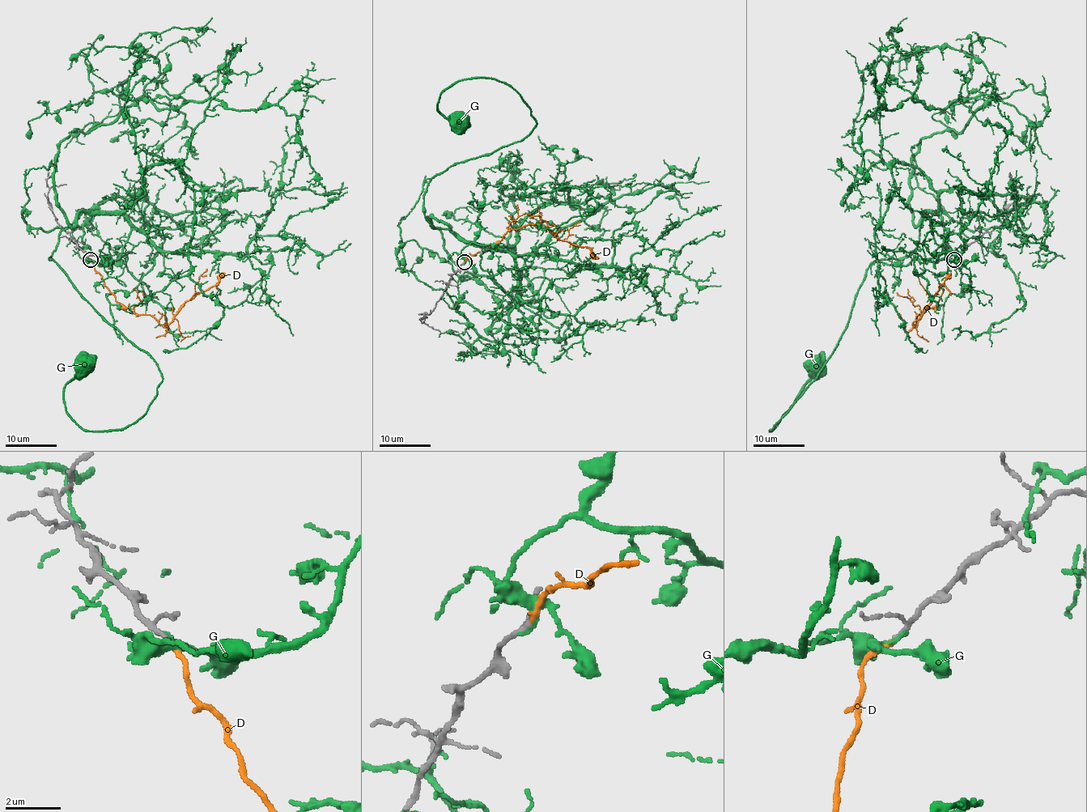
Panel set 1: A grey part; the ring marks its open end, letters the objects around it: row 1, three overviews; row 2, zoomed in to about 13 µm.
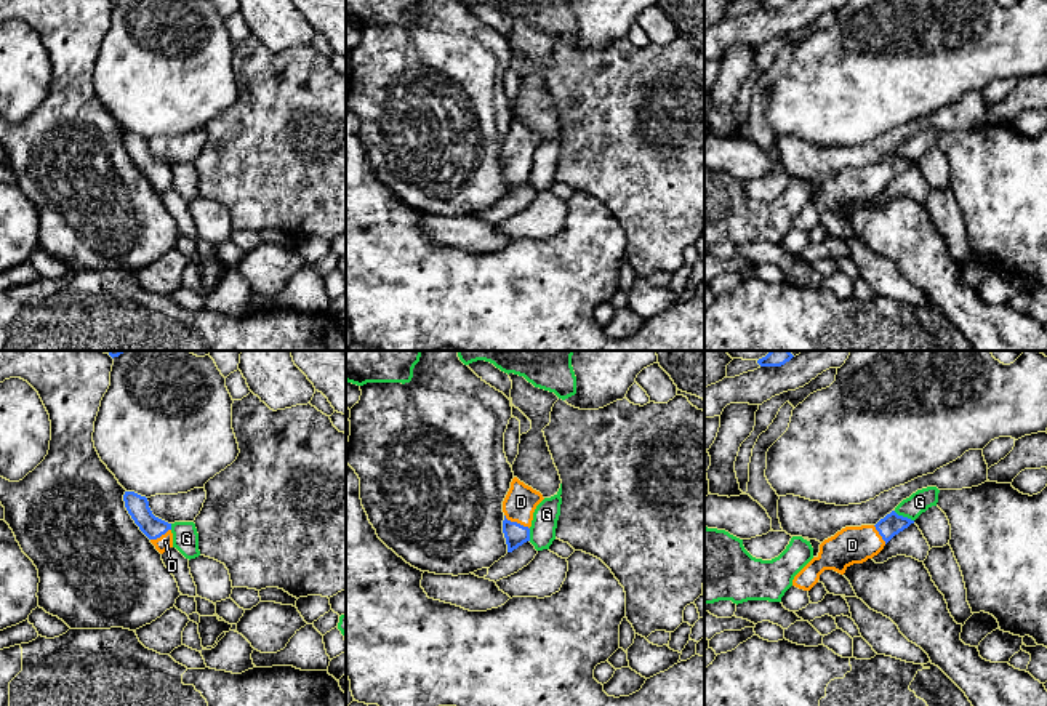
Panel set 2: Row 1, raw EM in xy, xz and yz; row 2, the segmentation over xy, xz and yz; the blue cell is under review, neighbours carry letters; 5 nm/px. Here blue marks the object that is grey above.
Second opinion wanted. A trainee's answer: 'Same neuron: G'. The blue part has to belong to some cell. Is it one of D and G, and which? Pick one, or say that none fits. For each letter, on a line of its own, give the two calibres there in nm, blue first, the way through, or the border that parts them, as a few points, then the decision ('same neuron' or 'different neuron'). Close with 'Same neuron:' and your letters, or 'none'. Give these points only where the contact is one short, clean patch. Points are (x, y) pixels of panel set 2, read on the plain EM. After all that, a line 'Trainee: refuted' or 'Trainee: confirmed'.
D: calibres 110 and 160 nm; way xz (516, 176), (516, 164), (521, 143); same neuron
G: calibres 110 and 110 nm; different neuron
Same neuron: D
Trainee: refuted

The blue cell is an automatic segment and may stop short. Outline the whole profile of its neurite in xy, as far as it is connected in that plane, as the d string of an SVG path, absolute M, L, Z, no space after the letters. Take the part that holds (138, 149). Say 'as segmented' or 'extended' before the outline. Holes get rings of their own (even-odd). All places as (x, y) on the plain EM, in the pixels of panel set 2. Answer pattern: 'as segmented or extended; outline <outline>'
extended; outline M125 133L123 142L134 165L150 181L160 195L173 189L171 165L152 155L146 138L134 133Z

